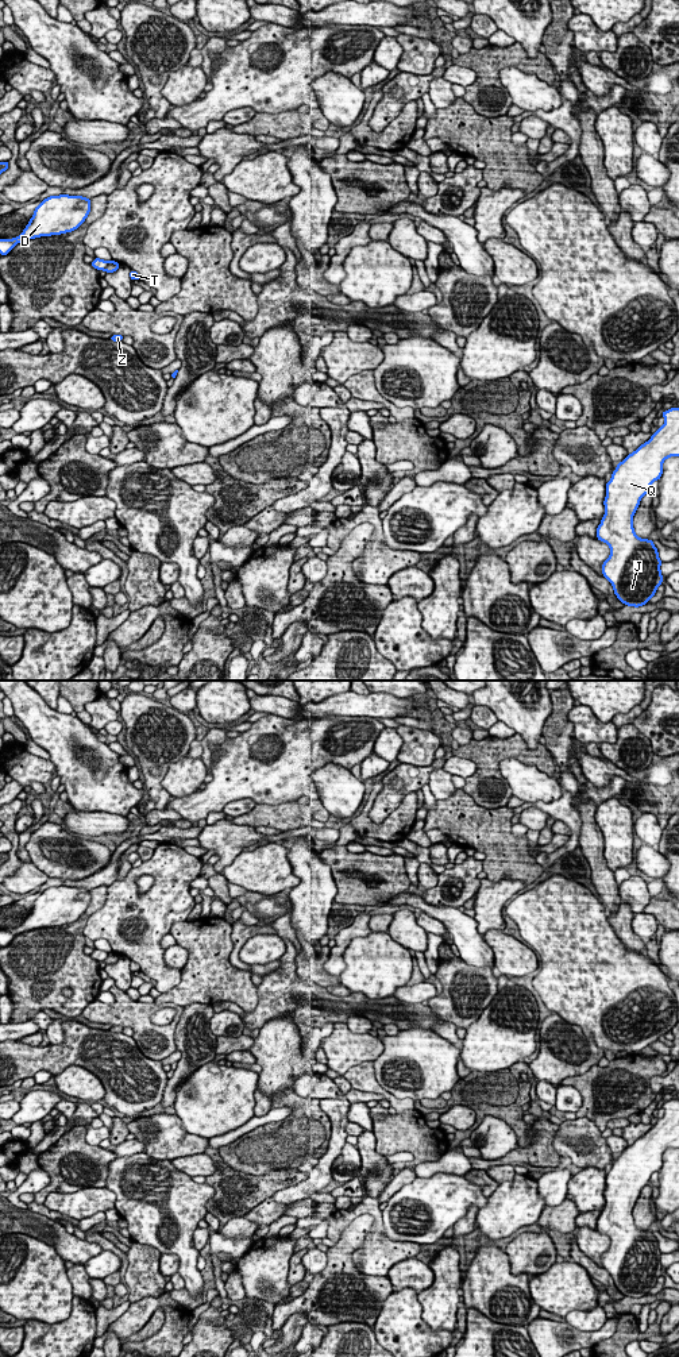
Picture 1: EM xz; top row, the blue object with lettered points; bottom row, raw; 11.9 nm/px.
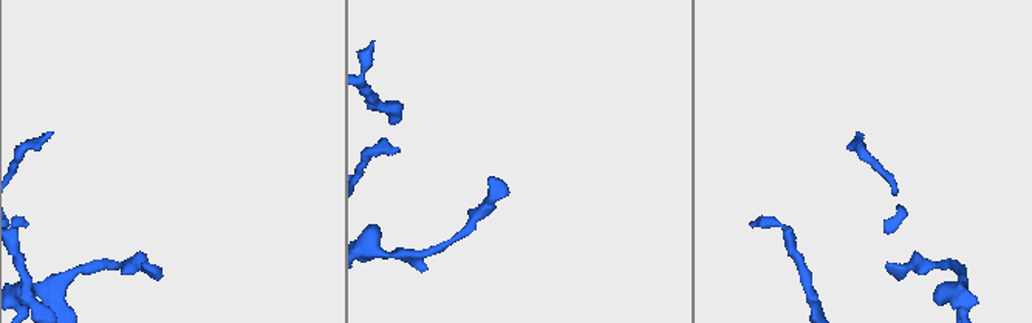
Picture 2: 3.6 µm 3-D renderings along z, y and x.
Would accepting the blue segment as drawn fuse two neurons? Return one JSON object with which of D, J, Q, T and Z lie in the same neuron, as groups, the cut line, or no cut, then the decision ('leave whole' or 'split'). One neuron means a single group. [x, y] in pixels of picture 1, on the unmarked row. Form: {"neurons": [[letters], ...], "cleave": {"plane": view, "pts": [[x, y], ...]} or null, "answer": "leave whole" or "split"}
{"neurons": [["D", "J", "Q"], ["T", "Z"]], "cleave": {"plane": "xz", "pts": [[108, 953], [103, 960]]}, "answer": "split"}

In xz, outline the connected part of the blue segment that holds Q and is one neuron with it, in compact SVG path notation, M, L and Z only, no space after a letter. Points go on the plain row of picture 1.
M679 1099L664 1102L664 1117L651 1130L620 1153L606 1173L603 1192L605 1206L597 1219L597 1230L610 1240L609 1249L602 1254L602 1267L612 1275L617 1289L628 1298L643 1298L656 1285L663 1275L661 1252L653 1231L640 1230L633 1219L633 1207L641 1190L648 1186L653 1172L663 1167L663 1153L679 1148Z

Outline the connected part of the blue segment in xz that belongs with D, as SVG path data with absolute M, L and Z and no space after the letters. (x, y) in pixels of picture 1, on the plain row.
M50 887L35 901L23 924L12 930L0 930L0 947L7 947L18 934L40 928L61 926L77 921L90 903L90 890L82 887Z

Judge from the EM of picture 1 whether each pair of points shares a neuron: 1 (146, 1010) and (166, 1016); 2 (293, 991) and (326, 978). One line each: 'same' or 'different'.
1: different
2: different

